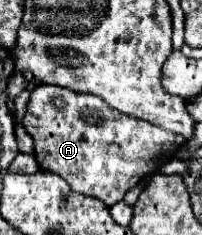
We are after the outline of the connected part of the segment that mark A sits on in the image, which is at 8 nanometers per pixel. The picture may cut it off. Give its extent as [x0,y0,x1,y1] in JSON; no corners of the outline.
[24,83,184,207]

